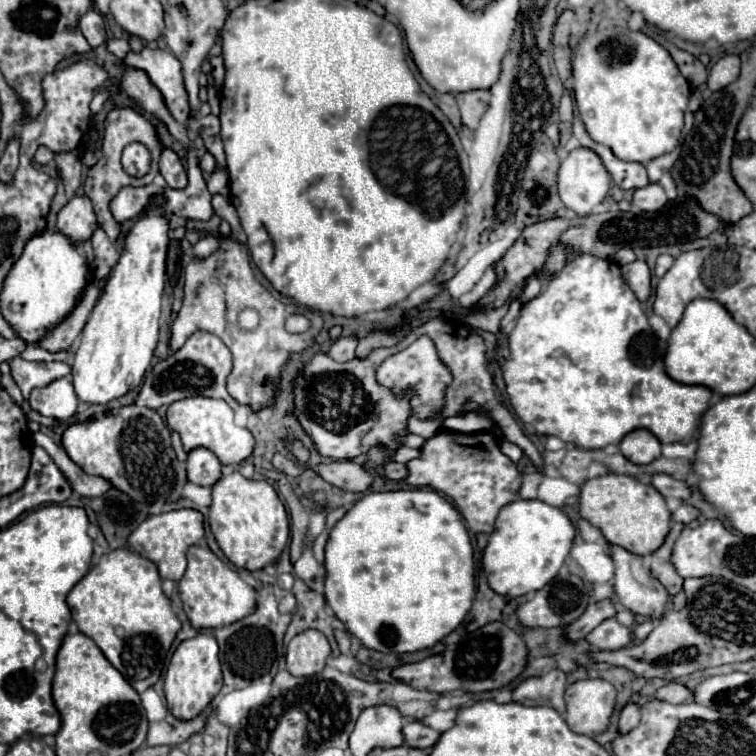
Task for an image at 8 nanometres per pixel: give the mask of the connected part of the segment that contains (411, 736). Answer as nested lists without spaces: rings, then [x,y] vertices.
[[[411,721],[403,727],[403,737],[405,737],[405,745],[413,749],[431,749],[439,739],[439,731],[425,727],[419,721]]]

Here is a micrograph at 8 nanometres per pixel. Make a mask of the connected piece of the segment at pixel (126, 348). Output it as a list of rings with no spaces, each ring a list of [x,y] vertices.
[[[161,199],[137,217],[123,243],[123,255],[111,269],[105,291],[93,307],[81,333],[81,343],[73,359],[73,387],[79,401],[87,405],[107,405],[139,387],[151,365],[161,315],[161,293],[165,285],[165,255],[169,225],[159,209]]]

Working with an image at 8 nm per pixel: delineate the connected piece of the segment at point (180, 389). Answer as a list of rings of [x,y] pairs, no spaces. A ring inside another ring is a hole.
[[[197,331],[187,339],[187,343],[177,353],[171,353],[165,361],[159,361],[145,375],[141,393],[137,395],[135,403],[159,409],[161,405],[171,405],[173,401],[185,397],[203,395],[203,397],[225,399],[233,409],[239,409],[239,403],[231,399],[227,391],[227,379],[231,375],[231,367],[233,367],[233,355],[227,349],[227,345],[217,335],[211,335],[207,331]]]

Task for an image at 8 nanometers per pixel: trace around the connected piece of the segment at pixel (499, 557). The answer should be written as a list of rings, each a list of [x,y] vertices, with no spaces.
[[[517,499],[505,505],[499,511],[495,531],[489,535],[487,547],[483,549],[483,571],[489,587],[507,597],[523,597],[539,591],[561,569],[573,545],[573,537],[575,529],[569,517],[557,507],[551,507],[539,499]]]

